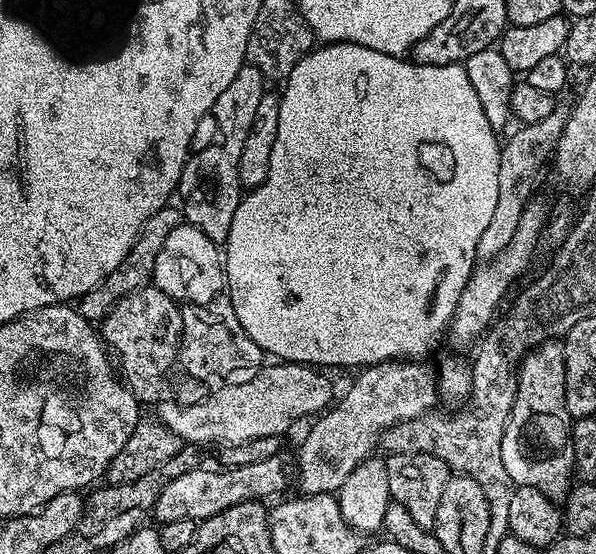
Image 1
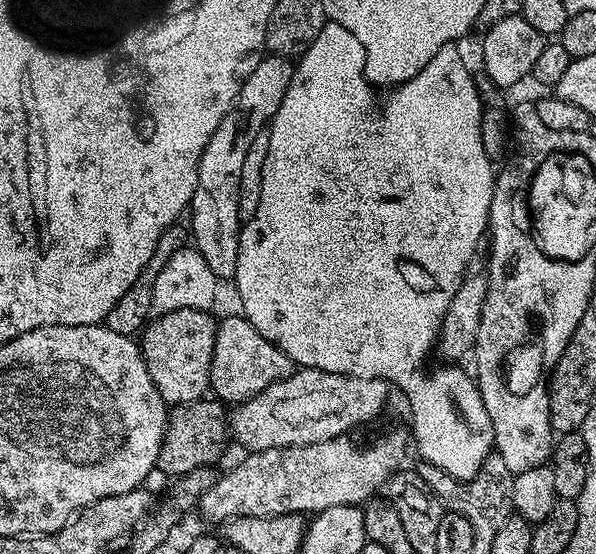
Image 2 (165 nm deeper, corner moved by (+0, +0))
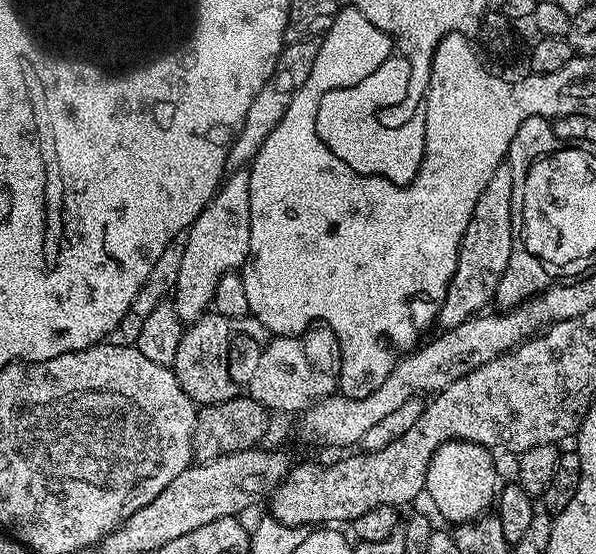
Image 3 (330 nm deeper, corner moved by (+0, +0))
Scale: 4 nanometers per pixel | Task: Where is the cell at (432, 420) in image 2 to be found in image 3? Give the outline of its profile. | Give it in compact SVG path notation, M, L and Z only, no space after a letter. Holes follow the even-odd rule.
M451 440L446 442L432 456L432 461L426 474L424 492L432 495L432 504L440 511L444 520L449 520L452 526L475 522L485 515L493 507L498 495L498 483L496 484L496 464L492 461L493 453L483 448L481 444L466 442L465 440Z

